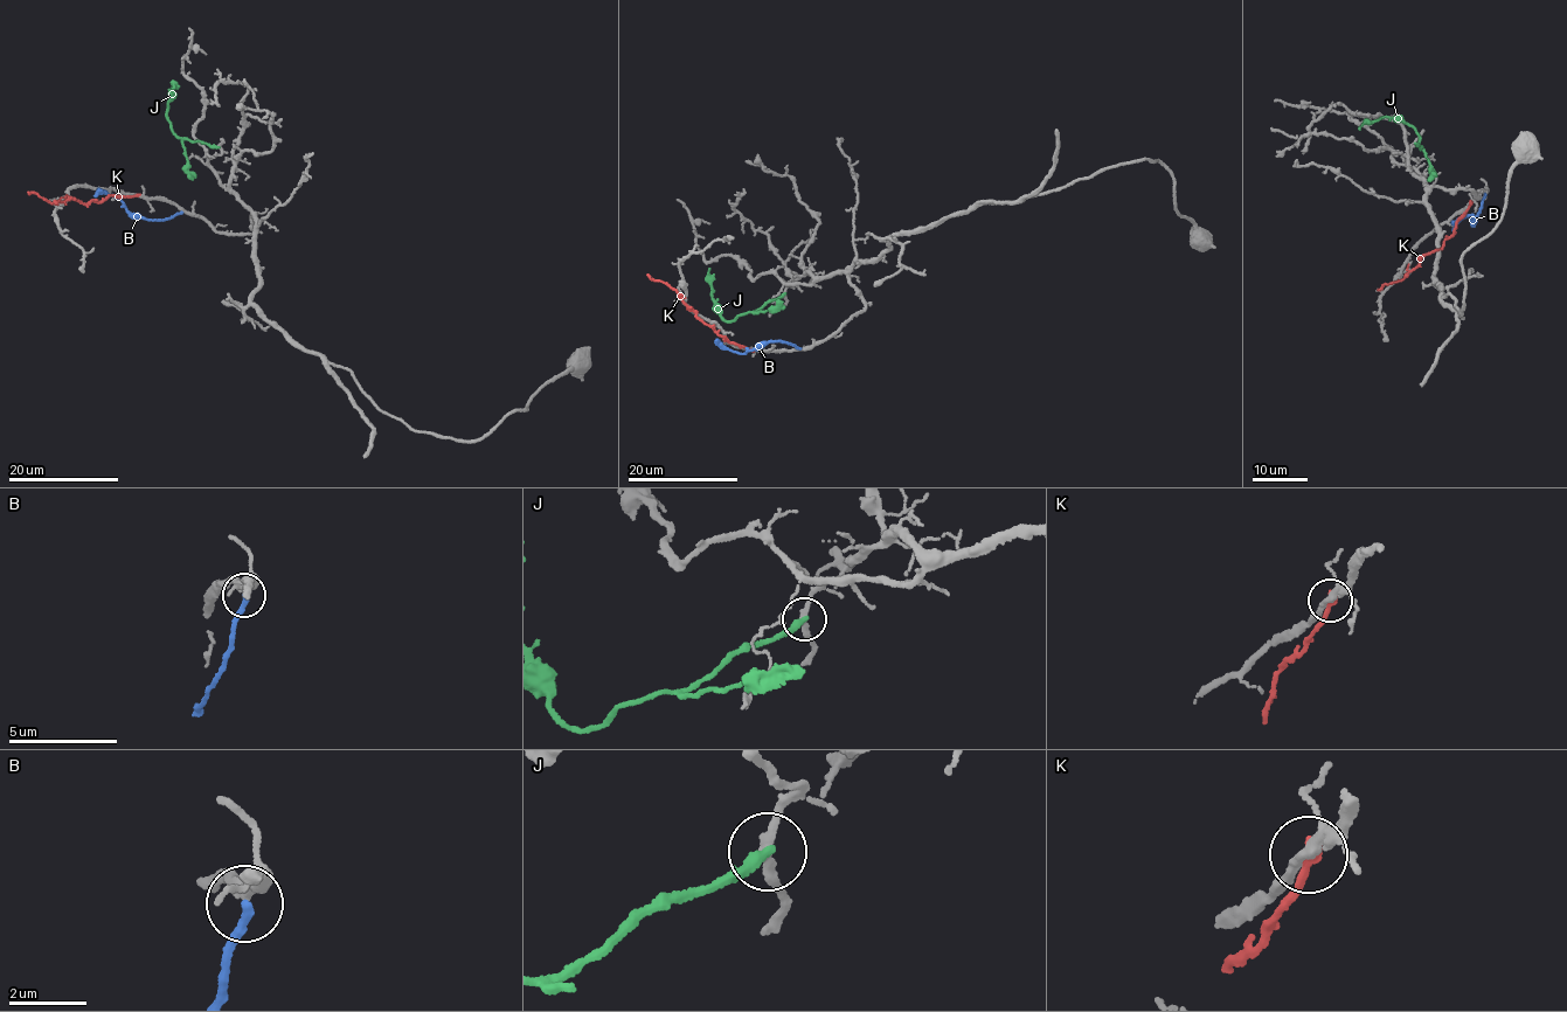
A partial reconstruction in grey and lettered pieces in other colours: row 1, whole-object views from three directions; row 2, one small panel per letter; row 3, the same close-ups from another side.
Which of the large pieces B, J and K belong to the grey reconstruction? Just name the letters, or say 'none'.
none

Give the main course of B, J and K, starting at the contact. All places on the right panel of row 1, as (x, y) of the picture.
B: (1484, 193), (1471, 222), (1475, 221), (1471, 215), (1453, 230)
J: (1415, 143), (1420, 148), (1416, 131), (1385, 118), (1367, 122), (1360, 130)
K: (1470, 203), (1442, 247), (1428, 252), (1401, 279), (1378, 290)

